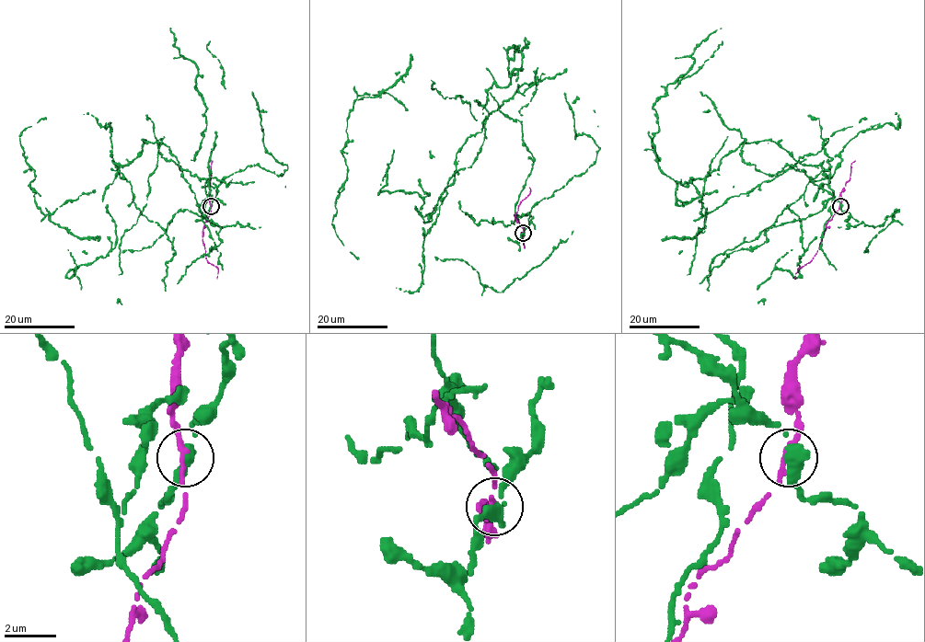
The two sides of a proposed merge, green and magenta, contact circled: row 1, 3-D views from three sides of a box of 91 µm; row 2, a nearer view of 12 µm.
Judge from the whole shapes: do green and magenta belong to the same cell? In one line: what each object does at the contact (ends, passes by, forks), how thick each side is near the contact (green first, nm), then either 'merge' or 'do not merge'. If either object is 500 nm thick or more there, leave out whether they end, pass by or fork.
600 nm thick on the green side, 300 nm on the other; do not merge

